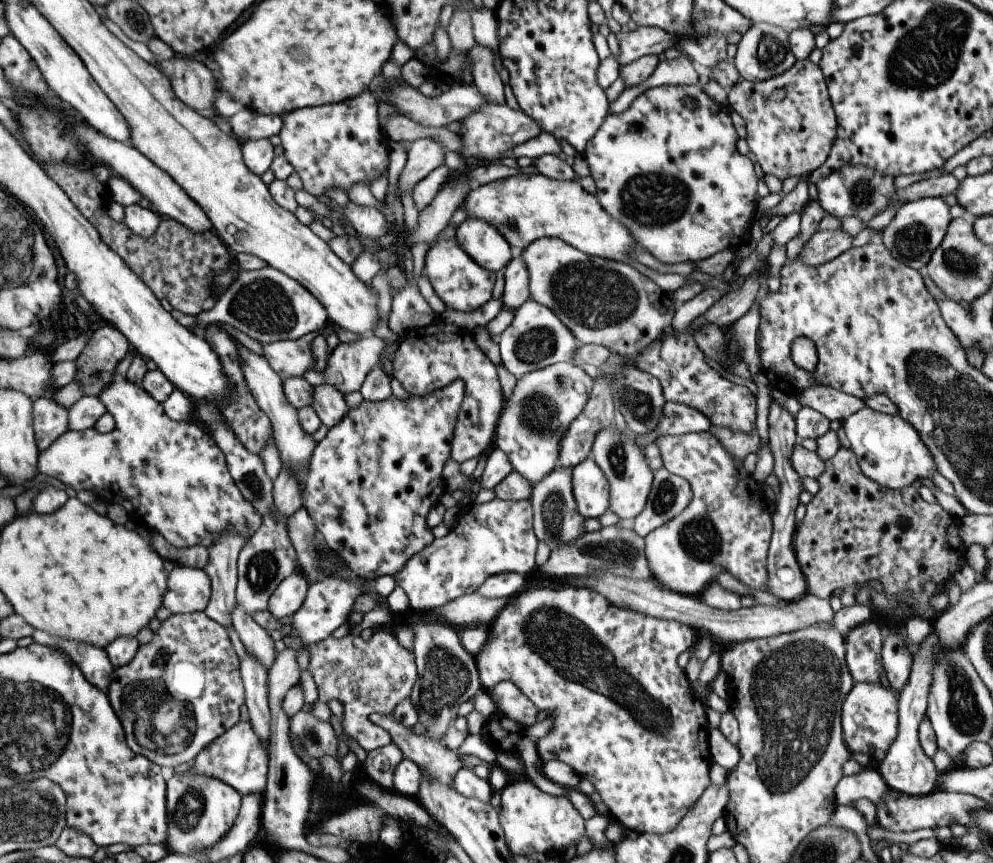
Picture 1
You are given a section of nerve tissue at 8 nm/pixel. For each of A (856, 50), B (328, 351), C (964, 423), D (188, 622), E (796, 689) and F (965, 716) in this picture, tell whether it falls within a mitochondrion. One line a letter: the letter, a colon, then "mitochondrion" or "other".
A: other
B: other
C: mitochondrion
D: other
E: mitochondrion
F: mitochondrion

